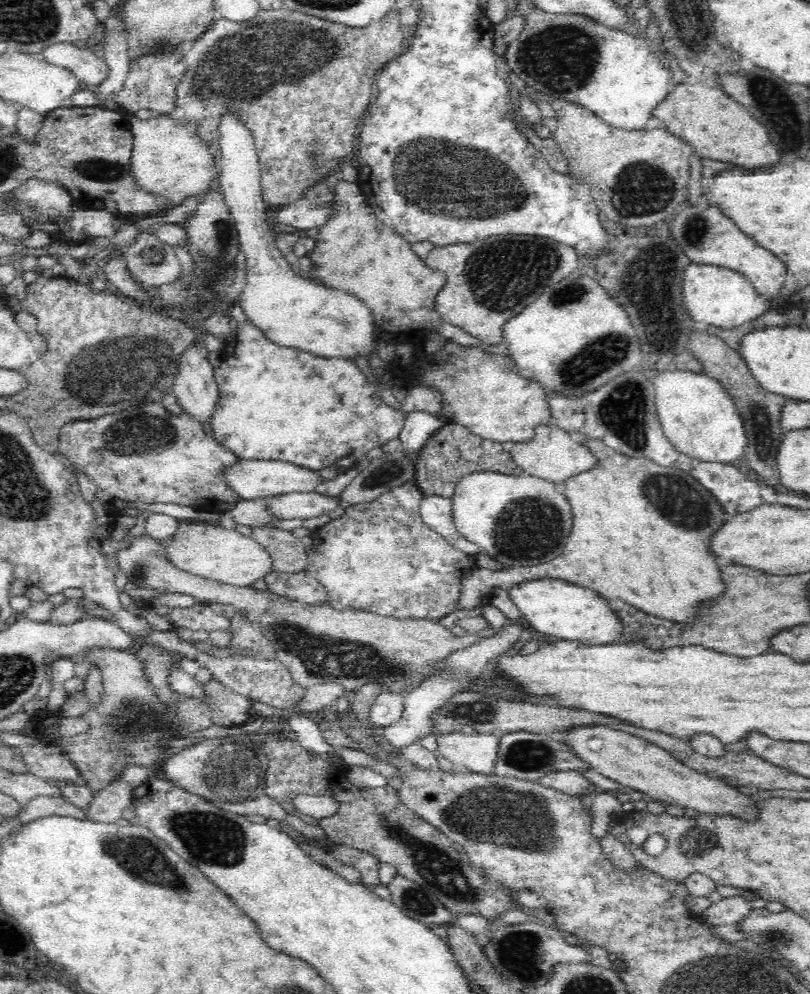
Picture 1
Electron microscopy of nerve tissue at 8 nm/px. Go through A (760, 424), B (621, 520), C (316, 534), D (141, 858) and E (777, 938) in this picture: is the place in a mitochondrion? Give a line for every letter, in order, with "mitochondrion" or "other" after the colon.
A: mitochondrion
B: other
C: other
D: mitochondrion
E: mitochondrion

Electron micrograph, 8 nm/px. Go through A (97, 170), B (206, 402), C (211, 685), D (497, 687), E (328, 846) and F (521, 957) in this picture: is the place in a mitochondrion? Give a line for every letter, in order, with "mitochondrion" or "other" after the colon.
A: mitochondrion
B: other
C: other
D: mitochondrion
E: other
F: mitochondrion

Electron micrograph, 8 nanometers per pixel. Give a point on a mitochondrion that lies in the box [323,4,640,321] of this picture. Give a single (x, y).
(463, 169)

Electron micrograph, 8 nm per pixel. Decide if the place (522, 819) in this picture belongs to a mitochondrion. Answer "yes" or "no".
yes

